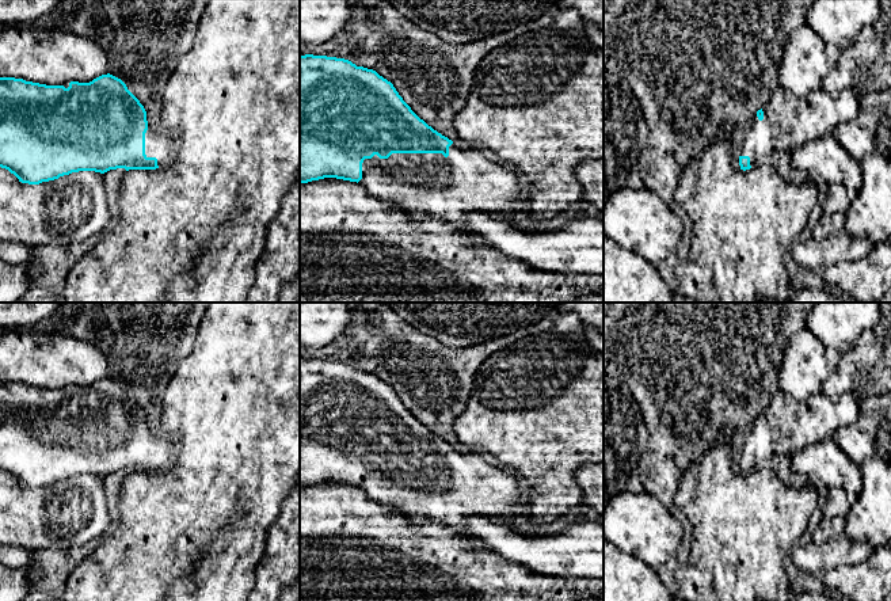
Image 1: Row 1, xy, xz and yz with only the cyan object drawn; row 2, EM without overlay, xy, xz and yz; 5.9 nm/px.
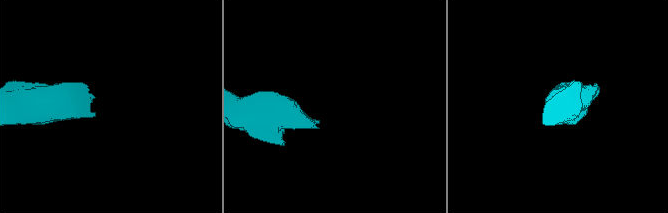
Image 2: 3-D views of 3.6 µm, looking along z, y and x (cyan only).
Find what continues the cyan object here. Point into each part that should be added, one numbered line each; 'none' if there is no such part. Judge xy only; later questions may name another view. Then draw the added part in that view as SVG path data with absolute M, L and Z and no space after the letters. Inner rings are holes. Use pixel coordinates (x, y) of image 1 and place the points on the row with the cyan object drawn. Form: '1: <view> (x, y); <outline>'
1: xy (160, 144); M148 123L145 133L145 155L146 157L156 157L159 168L170 166L175 157L176 137L167 130L155 130Z

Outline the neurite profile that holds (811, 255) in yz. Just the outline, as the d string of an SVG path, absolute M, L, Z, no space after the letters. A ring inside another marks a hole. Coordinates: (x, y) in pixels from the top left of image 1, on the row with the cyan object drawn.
M844 231L820 240L811 236L796 241L792 246L792 256L803 271L819 271L825 266L858 260L868 255L872 247L867 235L852 236Z

